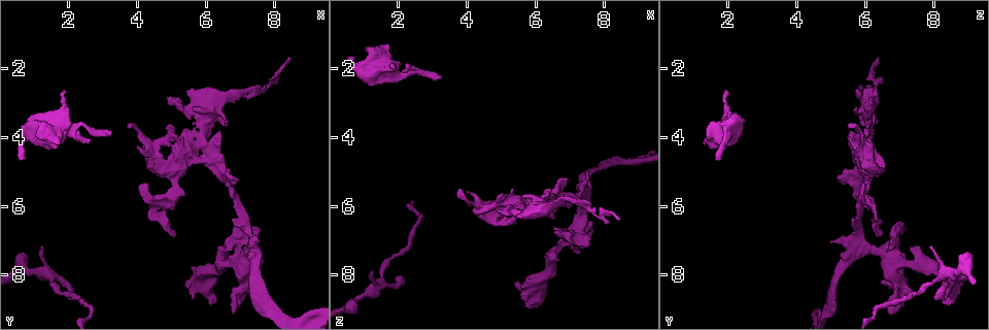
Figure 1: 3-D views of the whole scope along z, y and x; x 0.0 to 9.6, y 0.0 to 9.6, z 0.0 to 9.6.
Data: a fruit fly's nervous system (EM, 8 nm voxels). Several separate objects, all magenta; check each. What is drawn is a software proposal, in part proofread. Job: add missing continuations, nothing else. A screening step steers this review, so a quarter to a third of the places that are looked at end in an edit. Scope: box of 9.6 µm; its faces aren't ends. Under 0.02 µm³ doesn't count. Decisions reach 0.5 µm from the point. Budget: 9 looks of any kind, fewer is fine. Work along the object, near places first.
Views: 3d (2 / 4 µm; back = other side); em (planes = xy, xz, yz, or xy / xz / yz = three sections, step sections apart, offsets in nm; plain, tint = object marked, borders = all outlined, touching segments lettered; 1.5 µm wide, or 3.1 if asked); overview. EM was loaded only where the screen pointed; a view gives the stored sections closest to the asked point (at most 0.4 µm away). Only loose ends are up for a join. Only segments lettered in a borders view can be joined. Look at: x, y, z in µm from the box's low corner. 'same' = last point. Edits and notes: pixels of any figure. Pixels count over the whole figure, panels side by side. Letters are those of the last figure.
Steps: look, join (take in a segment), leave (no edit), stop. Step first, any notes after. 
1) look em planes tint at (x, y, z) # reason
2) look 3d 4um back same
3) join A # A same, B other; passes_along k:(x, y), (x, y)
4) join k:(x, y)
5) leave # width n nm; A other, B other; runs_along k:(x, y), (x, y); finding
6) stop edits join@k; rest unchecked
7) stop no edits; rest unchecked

look em planes borders at (6.40, 3.85, 5.55) # an open end

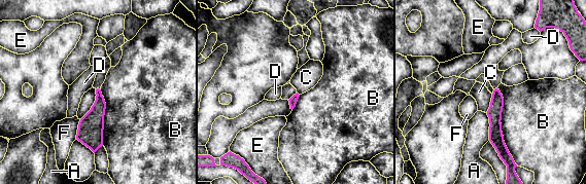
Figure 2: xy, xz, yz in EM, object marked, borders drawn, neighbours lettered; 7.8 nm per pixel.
leave # longest_contact B 600 nm; A other, B other, C other, D other, E other, F other; border 2:(492, 94), (490, 106), (486, 112); none of them fits

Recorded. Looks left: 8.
look 3d 4um at (3.80, 3.65, 5.55) # tapers out

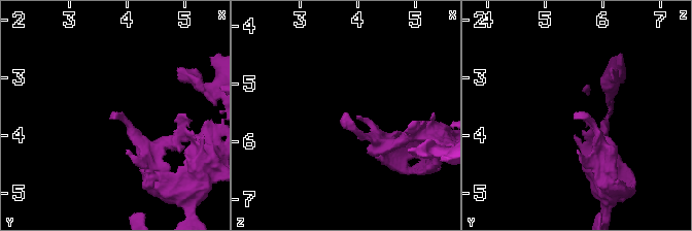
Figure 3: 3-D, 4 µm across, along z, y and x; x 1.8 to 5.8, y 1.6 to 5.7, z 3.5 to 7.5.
look em planes borders at (3.75, 3.75, 5.50) # shape alone is not enough

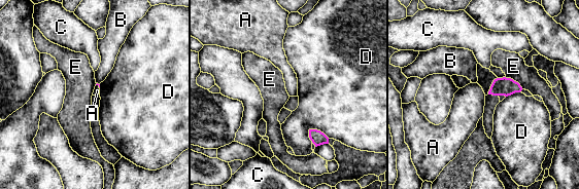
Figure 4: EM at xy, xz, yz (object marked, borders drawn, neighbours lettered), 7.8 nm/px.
leave # A other, B other, C other, D other, E other; border 4:(505, 76), (515, 80), (522, 88); no lettered segment goes on from it

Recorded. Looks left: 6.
look em planes borders at (6.05, 8.05, 8.90) # free end

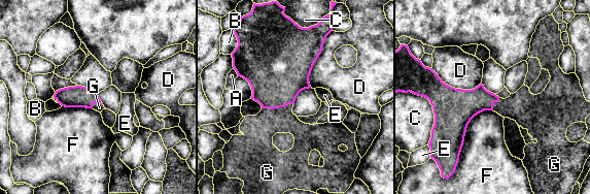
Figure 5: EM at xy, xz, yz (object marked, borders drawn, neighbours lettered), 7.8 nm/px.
join G # A other, B other, C other, D other, E other, F other, G same; passes_along 5:(276, 75), (277, 107), (258, 130); the cell continues

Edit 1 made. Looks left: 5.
look overview

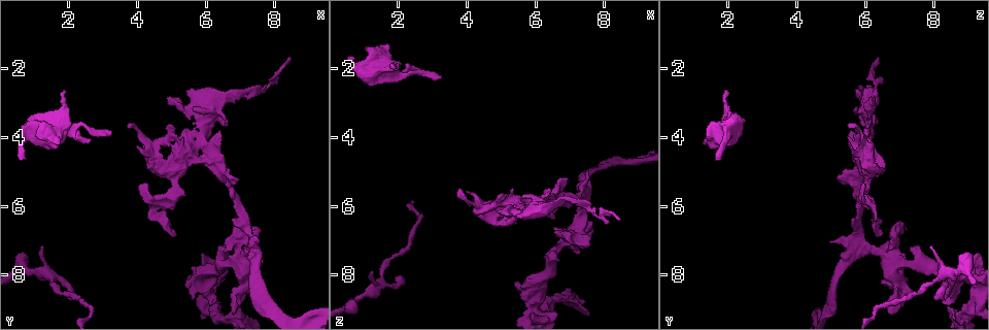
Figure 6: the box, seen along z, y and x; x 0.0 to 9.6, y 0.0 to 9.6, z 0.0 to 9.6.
look 3d 2um at (7.55, 6.75, 7.20) # free end

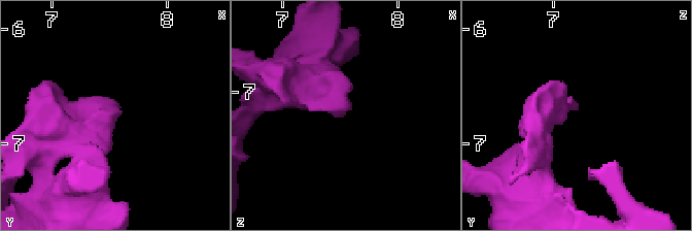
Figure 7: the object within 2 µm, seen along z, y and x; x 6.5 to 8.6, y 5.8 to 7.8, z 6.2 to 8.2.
look em xz step 8 borders at (7.50, 6.70, 7.22) # now the EM

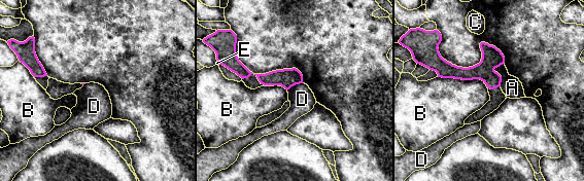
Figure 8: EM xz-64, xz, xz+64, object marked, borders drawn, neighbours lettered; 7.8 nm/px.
look em planes borders same # another direction

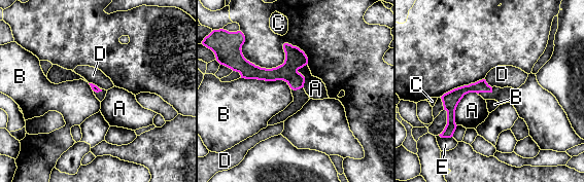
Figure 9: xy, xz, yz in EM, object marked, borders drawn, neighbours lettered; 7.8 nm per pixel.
leave # longest_contact B 400 nm; A other, B other, C other, D other, E other; no lettered segment goes on from it

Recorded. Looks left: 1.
stop edits join@5; rest unchecked

